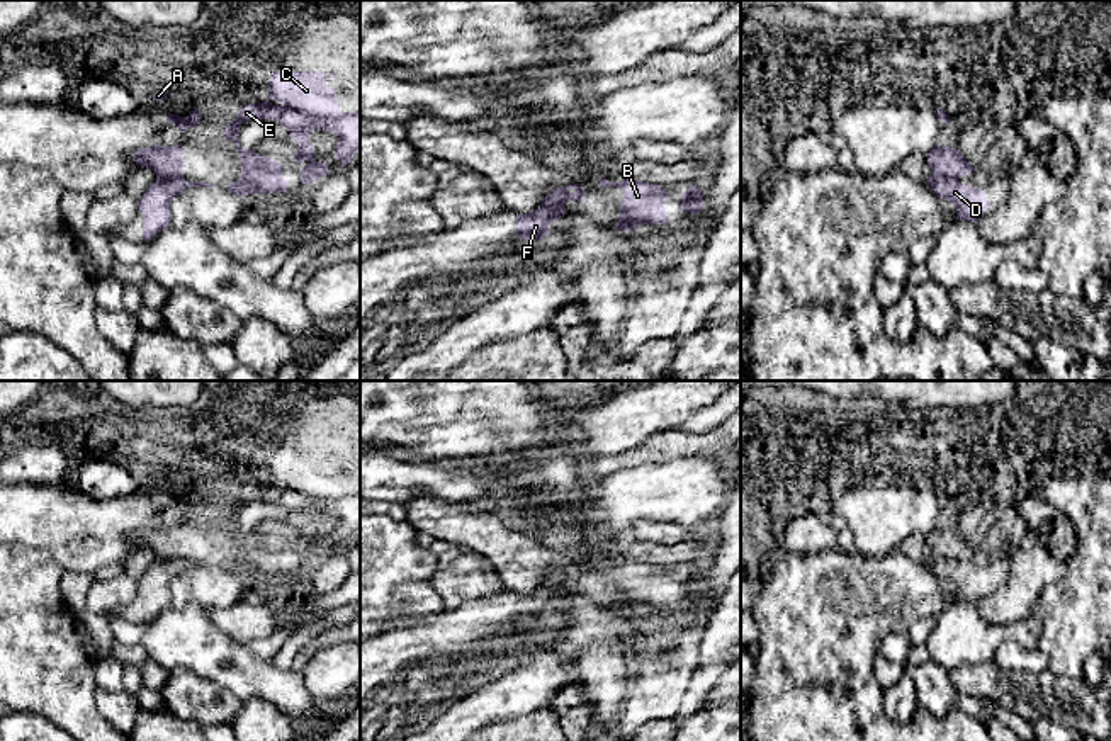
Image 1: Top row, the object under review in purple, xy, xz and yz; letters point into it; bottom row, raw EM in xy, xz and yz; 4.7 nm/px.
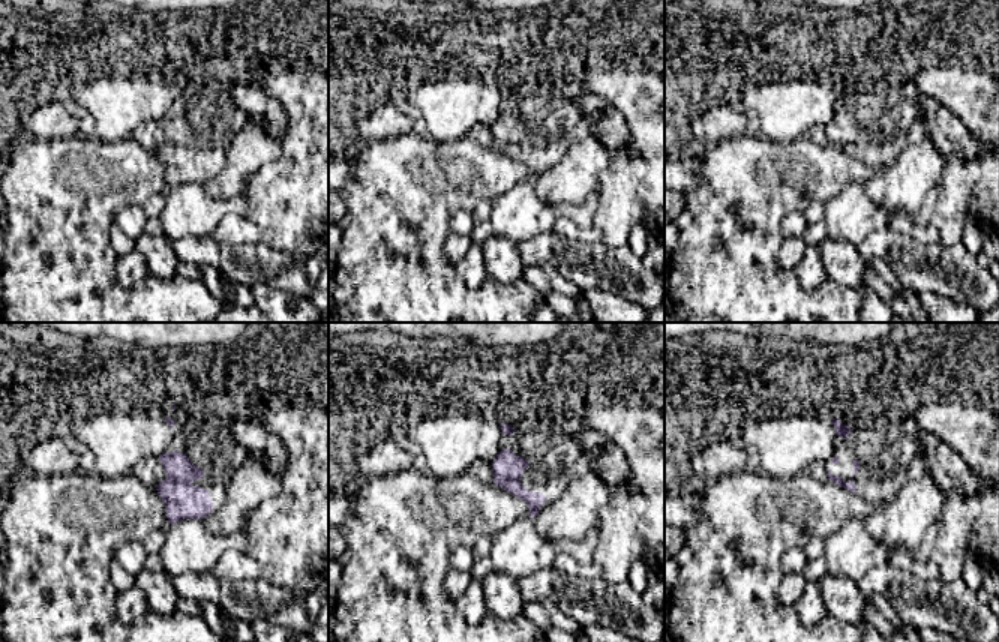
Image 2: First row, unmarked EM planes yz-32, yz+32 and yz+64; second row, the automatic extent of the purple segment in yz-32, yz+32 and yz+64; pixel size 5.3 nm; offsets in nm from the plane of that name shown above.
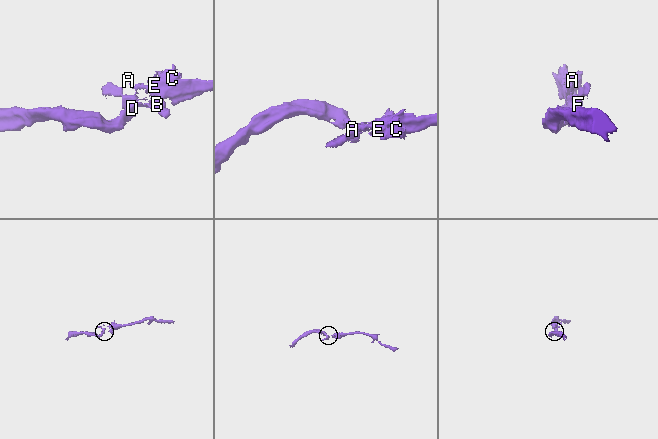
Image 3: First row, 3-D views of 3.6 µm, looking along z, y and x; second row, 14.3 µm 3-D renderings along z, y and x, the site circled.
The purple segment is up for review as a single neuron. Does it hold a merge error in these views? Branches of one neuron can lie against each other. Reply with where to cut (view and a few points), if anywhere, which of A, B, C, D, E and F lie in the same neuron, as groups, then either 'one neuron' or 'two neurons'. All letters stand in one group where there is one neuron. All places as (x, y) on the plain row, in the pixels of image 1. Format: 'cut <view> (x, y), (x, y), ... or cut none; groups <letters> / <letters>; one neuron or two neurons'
cut yz (957, 558), (938, 558), (930, 565); groups A B C E F / D; two neurons

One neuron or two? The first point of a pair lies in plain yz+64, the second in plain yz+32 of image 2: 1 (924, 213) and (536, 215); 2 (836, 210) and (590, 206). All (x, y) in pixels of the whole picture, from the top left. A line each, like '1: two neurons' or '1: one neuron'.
1: one neuron
2: one neuron

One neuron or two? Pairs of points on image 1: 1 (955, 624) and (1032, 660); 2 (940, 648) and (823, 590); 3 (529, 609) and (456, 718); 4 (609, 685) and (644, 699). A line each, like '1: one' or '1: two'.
1: two
2: two
3: two
4: two

